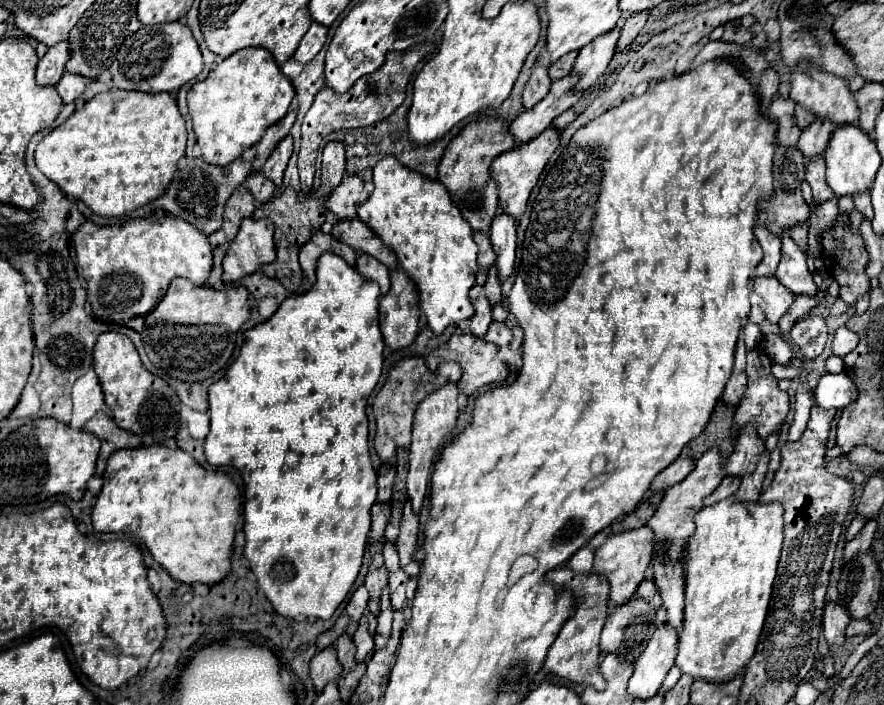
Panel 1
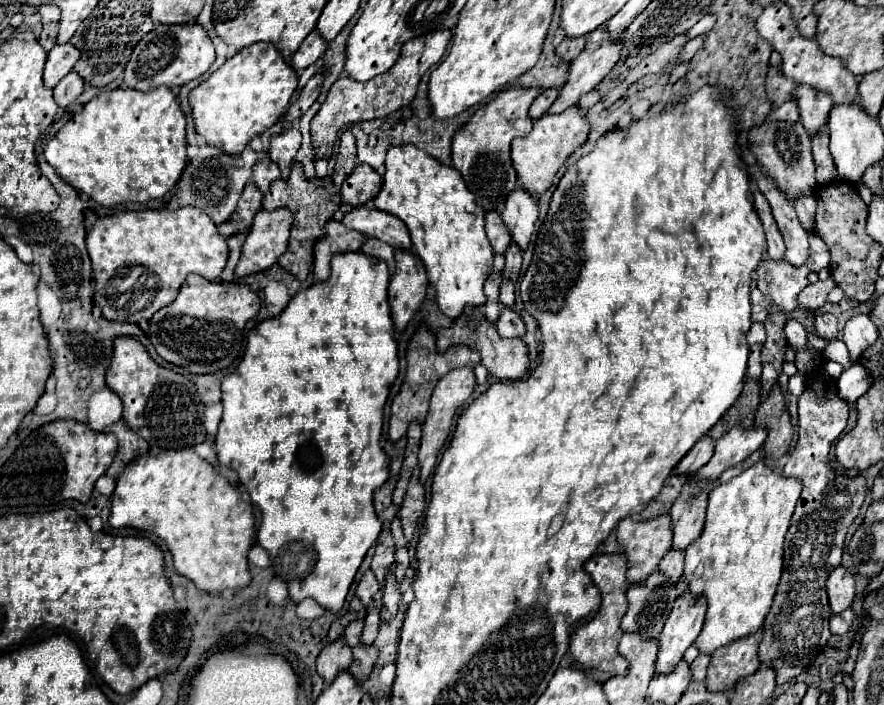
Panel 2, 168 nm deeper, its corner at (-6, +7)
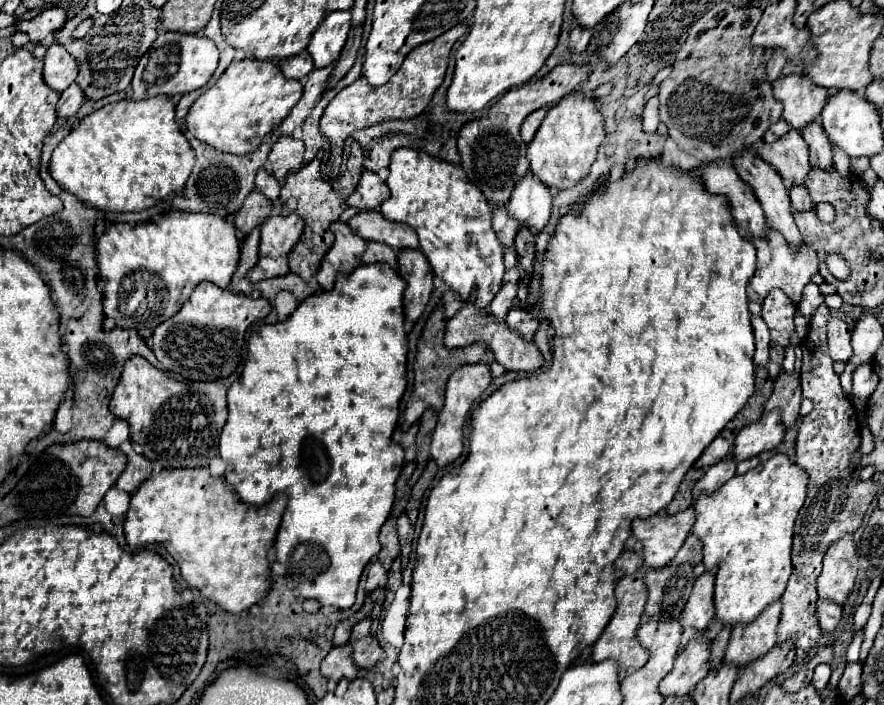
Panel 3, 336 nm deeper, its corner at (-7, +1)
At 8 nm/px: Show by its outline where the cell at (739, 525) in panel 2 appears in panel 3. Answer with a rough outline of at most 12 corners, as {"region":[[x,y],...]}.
{"region":[[776,453],[694,503],[722,627],[792,573],[808,475]]}

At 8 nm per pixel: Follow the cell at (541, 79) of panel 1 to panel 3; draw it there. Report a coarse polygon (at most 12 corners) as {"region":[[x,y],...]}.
{"region":[[550,105],[536,109],[522,123],[522,139],[532,141]]}

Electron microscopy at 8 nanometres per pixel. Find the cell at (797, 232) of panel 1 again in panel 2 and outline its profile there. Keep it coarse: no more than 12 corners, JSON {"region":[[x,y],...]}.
{"region":[[813,195],[795,197],[801,225],[811,233],[817,201]]}

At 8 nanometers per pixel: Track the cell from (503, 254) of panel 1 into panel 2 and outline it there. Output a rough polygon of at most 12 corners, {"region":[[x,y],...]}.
{"region":[[515,189],[501,213],[525,249],[539,217],[537,199]]}

